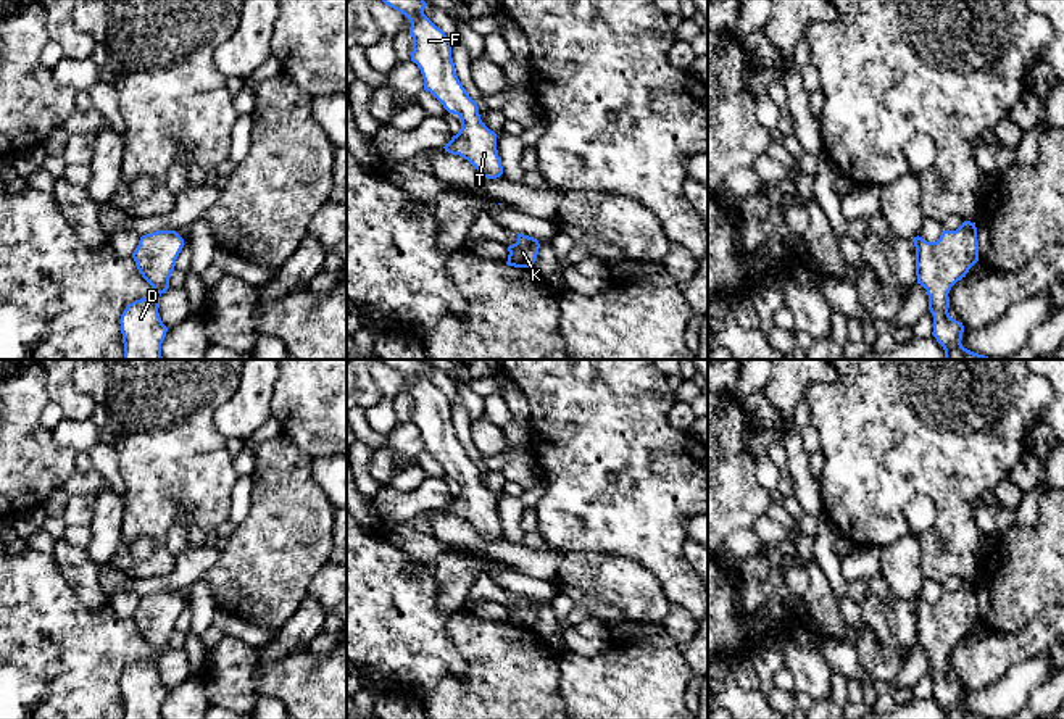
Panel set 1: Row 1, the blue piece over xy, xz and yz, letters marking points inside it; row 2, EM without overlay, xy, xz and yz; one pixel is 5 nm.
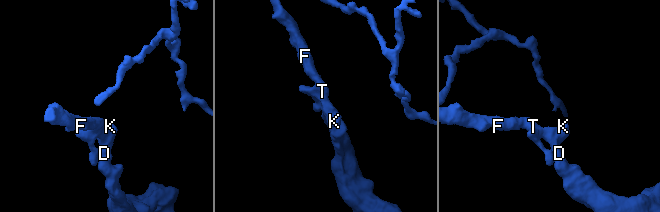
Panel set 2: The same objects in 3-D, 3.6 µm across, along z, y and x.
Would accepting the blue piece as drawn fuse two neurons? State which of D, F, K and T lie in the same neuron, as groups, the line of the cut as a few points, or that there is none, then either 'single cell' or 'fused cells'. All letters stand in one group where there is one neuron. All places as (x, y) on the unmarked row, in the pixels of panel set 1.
D F K T | no cut | single cell

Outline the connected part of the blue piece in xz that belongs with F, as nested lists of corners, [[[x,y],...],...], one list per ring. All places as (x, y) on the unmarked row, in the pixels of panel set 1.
[[[379,360],[405,376],[413,398],[411,422],[418,426],[424,440],[424,451],[430,453],[448,474],[458,476],[461,490],[443,508],[451,516],[468,521],[484,538],[497,540],[503,527],[497,511],[497,495],[480,480],[477,464],[459,443],[451,419],[451,403],[426,376],[424,360]]]

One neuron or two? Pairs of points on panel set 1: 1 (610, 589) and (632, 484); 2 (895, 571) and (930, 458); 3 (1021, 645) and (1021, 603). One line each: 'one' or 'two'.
1: two
2: two
3: two

